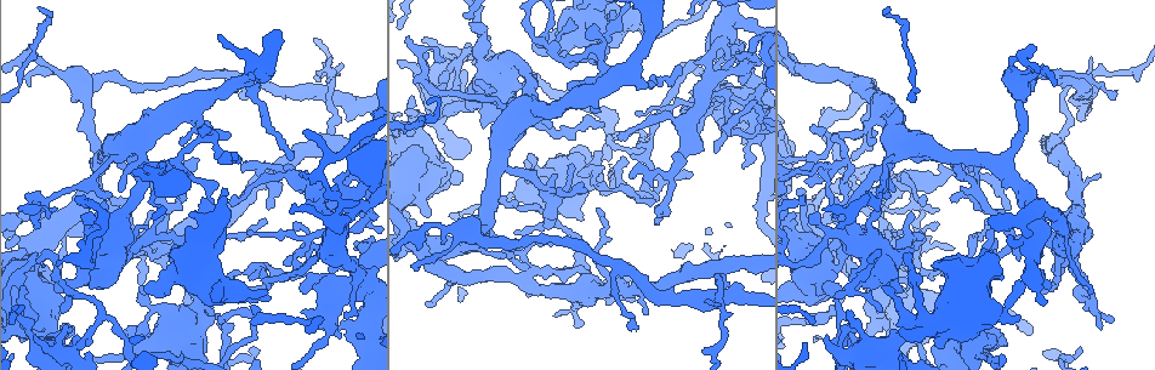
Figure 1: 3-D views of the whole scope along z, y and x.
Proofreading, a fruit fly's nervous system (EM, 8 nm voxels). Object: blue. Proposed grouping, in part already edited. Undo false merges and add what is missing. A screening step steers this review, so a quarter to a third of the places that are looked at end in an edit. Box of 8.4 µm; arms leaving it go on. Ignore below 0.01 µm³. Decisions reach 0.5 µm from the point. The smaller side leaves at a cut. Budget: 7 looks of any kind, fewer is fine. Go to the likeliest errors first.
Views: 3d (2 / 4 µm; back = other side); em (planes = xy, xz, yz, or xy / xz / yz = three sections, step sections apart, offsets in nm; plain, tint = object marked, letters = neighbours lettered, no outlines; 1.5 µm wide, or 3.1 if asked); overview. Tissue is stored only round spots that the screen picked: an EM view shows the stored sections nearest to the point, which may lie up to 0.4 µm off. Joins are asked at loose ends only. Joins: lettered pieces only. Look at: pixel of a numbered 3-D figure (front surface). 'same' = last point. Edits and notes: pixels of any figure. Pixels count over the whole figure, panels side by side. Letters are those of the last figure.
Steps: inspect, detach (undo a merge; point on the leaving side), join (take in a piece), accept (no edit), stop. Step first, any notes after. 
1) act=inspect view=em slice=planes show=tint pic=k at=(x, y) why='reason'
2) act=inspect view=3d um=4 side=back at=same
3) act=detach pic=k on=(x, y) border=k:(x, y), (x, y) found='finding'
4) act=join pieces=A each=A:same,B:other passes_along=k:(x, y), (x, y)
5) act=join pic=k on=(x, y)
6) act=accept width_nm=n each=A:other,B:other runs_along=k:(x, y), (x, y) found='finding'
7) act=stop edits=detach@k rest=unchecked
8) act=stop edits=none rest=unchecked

act=inspect view=em slice=planes show=letters pic=1 at=(741, 43) why='branch stops here'

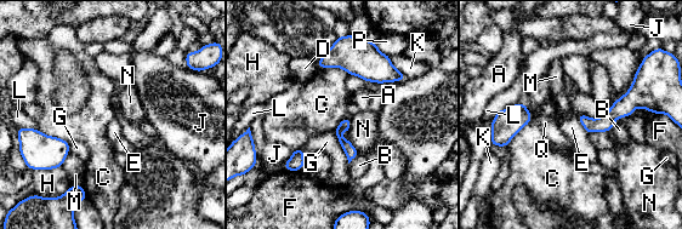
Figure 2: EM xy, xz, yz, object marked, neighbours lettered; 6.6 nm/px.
act=accept each=A:other,B:other,C:other,D:other,E:other,F:other,G:other,H:other,J:other,K:other,L:other,M:other,N:other,P:other,Q:other border=2:(532, 115), (532, 119), (506, 146) found='none of them fits'

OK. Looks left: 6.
act=inspect view=3d um=2 pic=1 at=(748, 116) why='sharp bend'

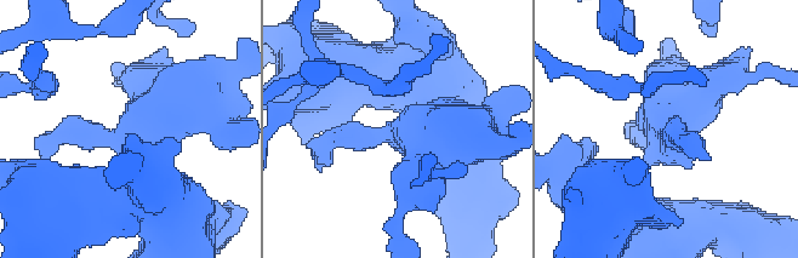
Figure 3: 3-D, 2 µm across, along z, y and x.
act=inspect view=em slice=xz step=8 show=tint pic=3 at=(138, 133) why='now the EM'

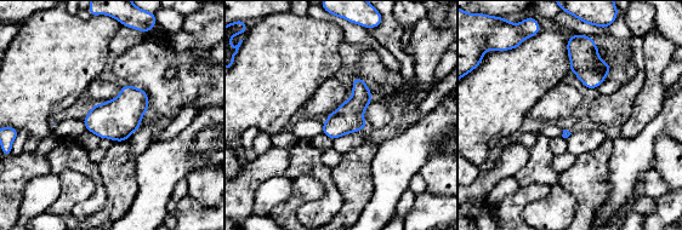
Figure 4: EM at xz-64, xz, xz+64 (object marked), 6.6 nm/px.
act=inspect view=em slice=yz step=4 show=letters at=same why='cut it another way'

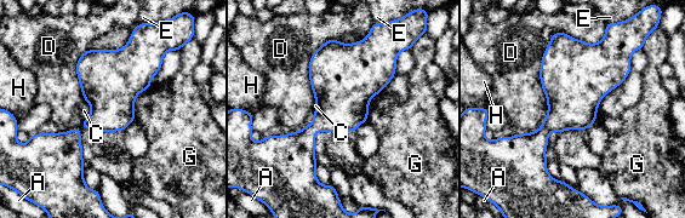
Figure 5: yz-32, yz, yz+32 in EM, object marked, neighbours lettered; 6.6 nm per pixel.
act=accept width_nm=400 each=A:other,C:other,D:other,E:other,G:other,H:other border=5:(84, 98), (90, 114), (81, 121) found='all the same neuron'

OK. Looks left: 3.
act=inspect view=3d um=4 pic=1 at=(591, 26) why='thin end'

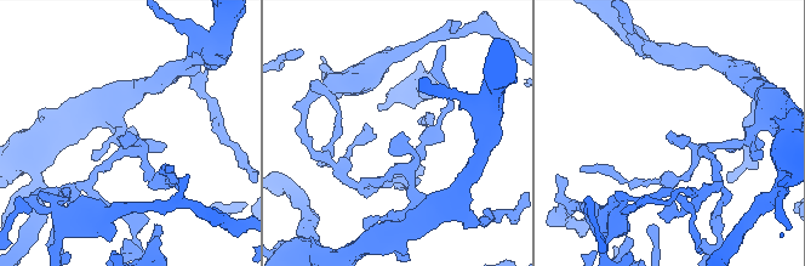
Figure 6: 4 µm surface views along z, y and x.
act=inspect view=em slice=planes show=letters pic=6 at=(668, 132) why='now the EM'

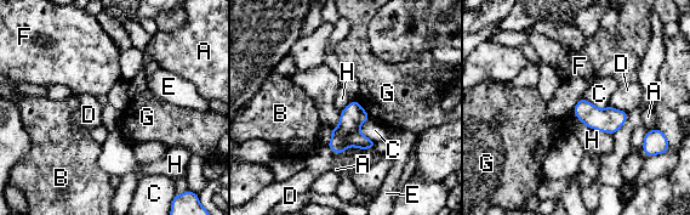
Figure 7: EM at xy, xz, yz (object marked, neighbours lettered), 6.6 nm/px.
act=accept width_nm=140 each=A:other,B:other,C:other,D:other,E:other,F:other,G:other,H:other border=7:(369, 117), (359, 130), (375, 142) found='no lettered piece goes on from it'

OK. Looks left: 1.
act=stop edits=none rest=unchecked

